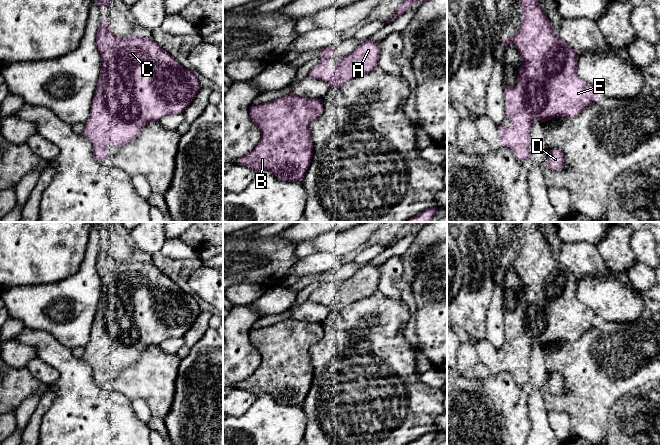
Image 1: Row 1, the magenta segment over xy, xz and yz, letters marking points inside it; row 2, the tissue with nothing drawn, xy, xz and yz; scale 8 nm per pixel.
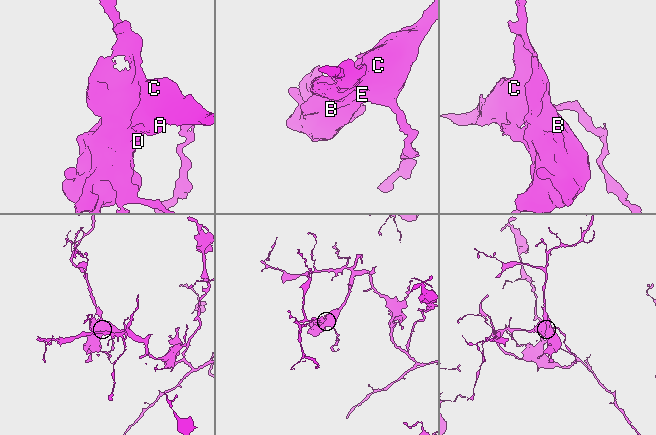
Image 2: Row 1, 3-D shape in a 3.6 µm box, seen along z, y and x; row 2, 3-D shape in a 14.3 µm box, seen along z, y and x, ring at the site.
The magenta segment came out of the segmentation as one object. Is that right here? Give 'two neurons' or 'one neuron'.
one neuron

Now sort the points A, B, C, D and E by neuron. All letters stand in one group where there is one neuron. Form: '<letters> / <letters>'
A B C D E

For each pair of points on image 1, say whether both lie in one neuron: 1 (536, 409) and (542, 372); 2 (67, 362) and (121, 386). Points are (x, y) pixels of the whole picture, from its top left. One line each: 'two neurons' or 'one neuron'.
1: one neuron
2: two neurons

